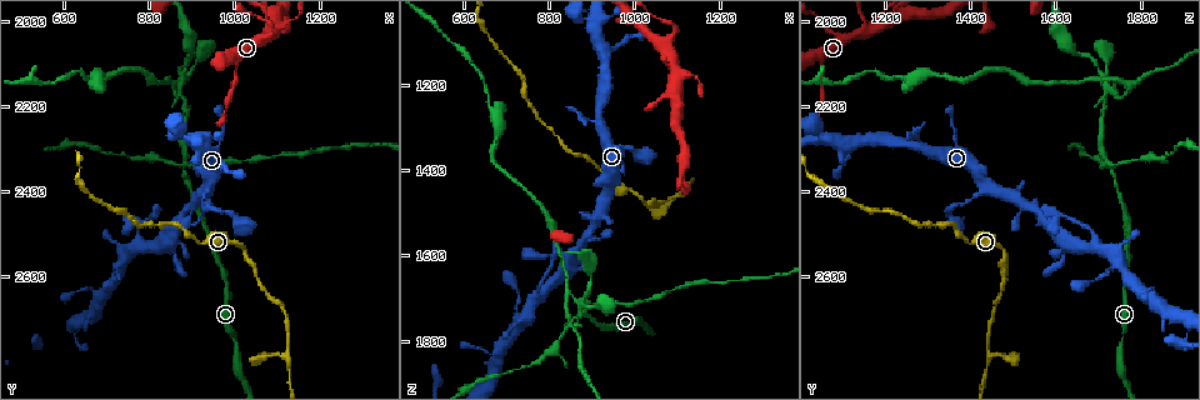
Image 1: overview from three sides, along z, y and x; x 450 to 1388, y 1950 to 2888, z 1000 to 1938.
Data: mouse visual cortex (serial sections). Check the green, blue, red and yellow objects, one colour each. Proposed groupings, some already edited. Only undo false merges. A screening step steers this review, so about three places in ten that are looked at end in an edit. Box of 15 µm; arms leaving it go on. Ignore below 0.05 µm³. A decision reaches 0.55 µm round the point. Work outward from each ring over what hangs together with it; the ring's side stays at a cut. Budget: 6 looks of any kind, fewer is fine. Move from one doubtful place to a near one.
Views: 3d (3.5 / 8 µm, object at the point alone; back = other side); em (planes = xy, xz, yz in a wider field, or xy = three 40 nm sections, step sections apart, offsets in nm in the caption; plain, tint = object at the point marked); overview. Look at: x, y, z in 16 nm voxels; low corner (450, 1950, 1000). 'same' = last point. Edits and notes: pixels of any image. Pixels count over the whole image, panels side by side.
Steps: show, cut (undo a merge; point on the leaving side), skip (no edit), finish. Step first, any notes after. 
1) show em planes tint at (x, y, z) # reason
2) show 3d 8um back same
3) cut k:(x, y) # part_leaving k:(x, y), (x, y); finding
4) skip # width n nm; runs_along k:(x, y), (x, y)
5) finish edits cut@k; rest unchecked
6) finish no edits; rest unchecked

show 3d 3.5um at (775, 2525, 1700) # calibre changes

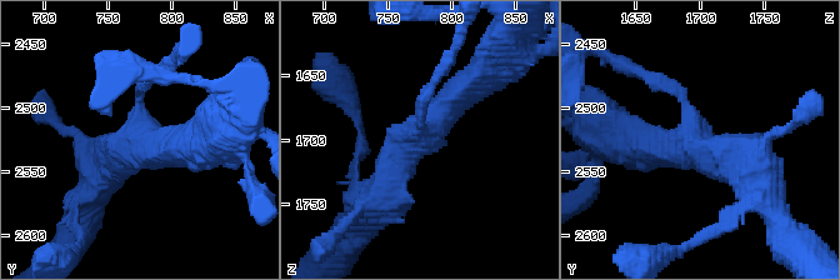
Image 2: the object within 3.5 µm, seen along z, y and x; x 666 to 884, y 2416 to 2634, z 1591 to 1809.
show em xy step 2 tint at (776, 2530, 1694) # arms 3; arm_widths 150, 450, 450 nm

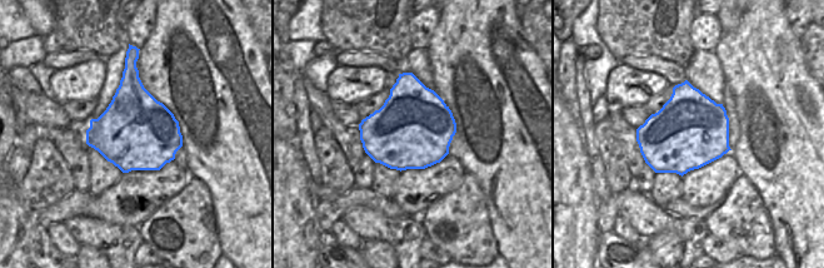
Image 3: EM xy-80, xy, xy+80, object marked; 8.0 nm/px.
show em xy step 1 tint same

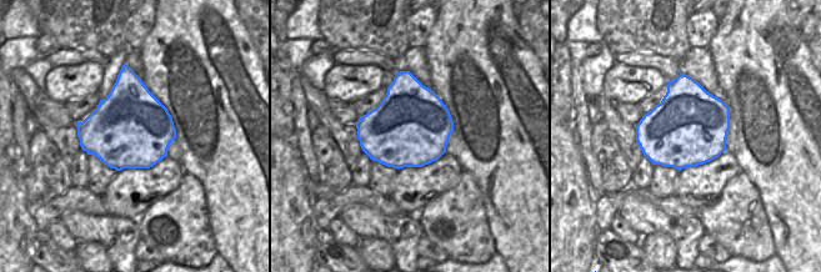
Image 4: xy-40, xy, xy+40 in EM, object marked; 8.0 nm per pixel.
skip # runs_along 2:(485, 70), (409, 141), (381, 199); one cell here

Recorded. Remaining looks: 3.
show 3d 3.5um at (880, 2345, 1735) # looks like a crossing

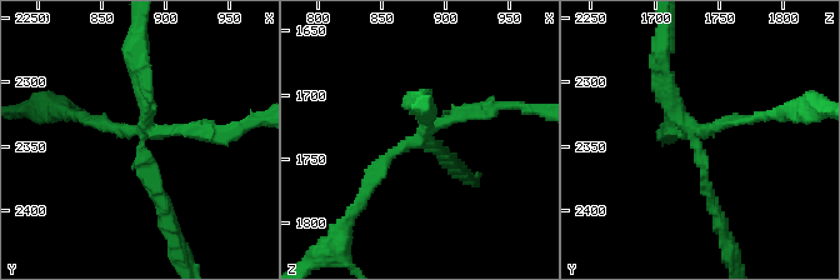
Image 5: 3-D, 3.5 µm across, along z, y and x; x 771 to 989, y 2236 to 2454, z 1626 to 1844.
show em xy step 1 tint at (882, 2342, 1734) # arms 4; arm_widths 150, 150, 150, 200 nm; now the EM

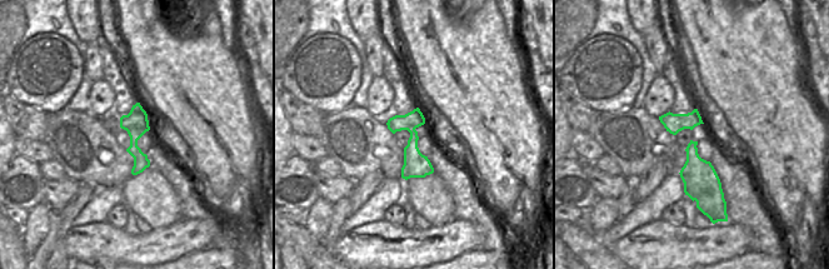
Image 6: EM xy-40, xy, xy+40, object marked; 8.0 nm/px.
cut 5:(475, 115) # two cells meet here

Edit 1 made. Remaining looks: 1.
finish edits cut@5; rest unchecked

